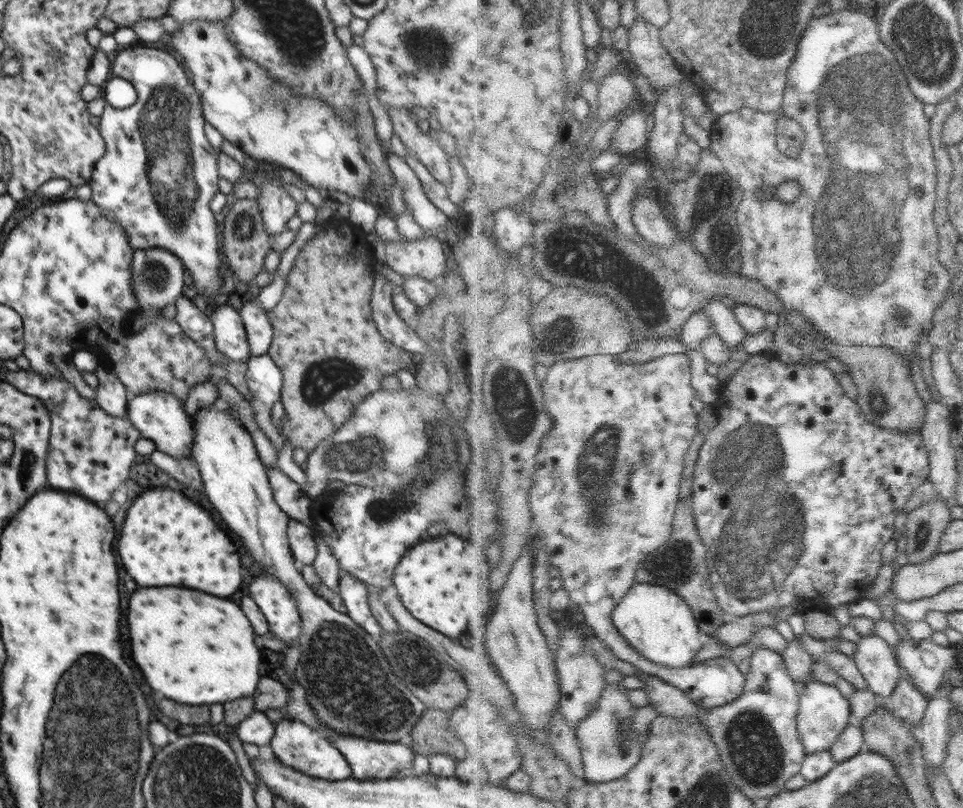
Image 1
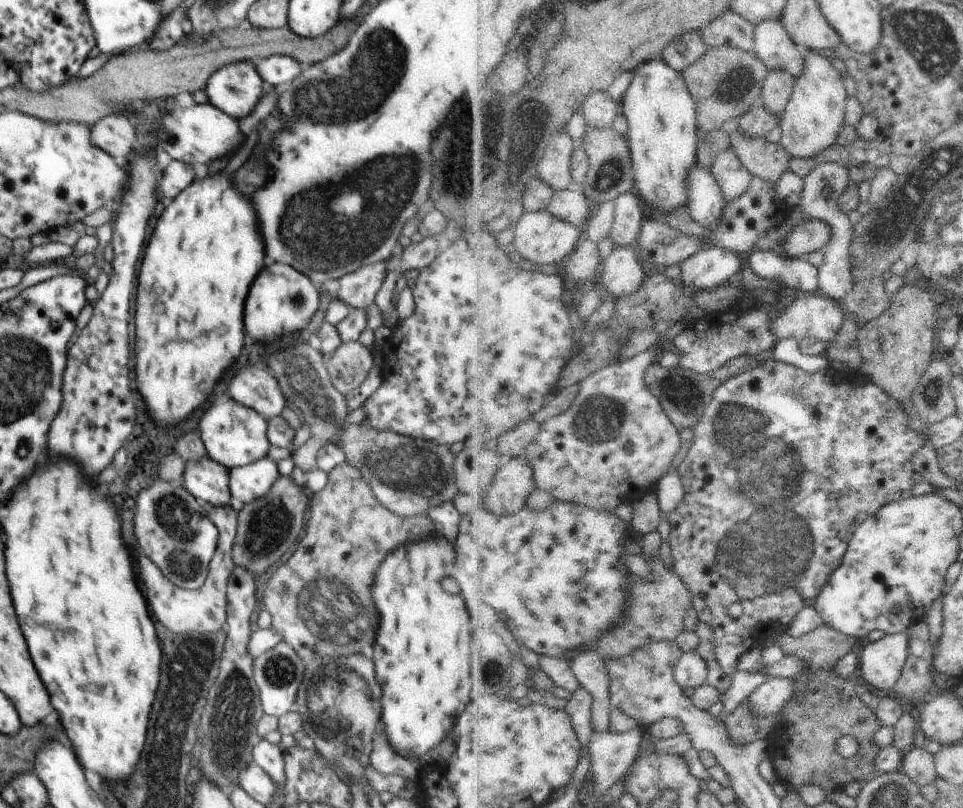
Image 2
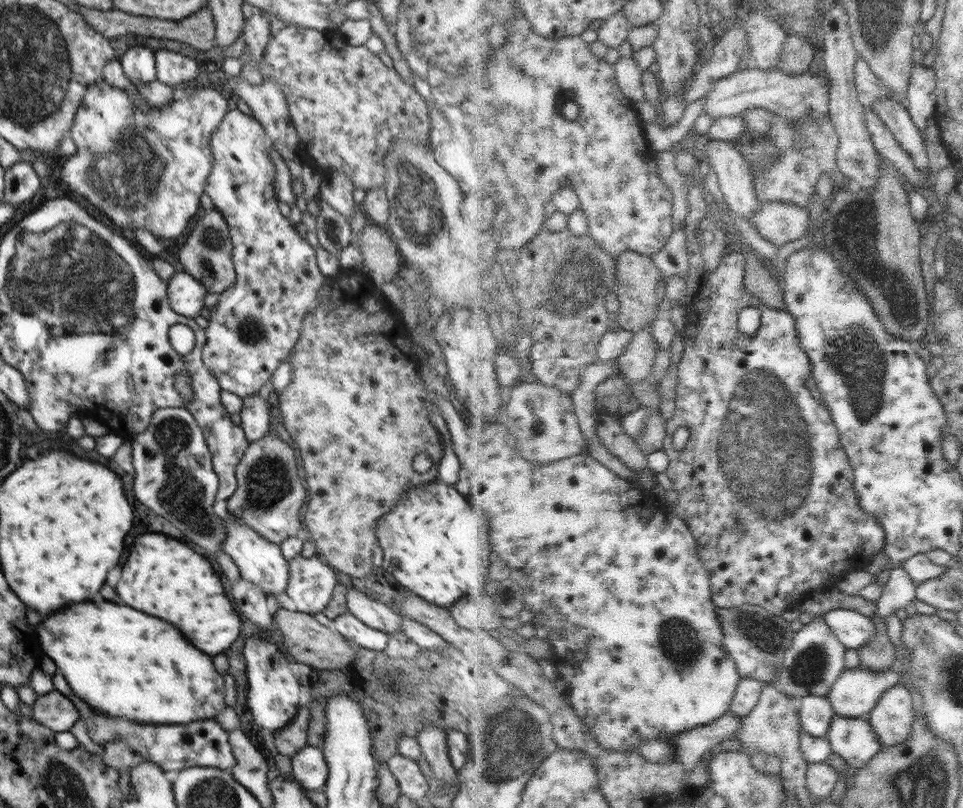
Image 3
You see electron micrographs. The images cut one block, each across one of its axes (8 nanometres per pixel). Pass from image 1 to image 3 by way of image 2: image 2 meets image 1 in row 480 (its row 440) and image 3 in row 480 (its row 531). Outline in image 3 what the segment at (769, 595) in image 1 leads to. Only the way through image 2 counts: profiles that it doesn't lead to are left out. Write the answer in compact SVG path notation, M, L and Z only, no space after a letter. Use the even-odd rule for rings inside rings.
M742 250L738 252L731 252L726 255L722 262L720 263L720 267L716 271L708 271L708 275L706 277L707 282L702 286L702 292L700 292L699 296L696 297L694 304L690 306L689 311L689 323L686 329L683 332L685 336L685 354L682 362L679 366L679 386L678 386L678 395L677 395L677 414L674 416L674 419L667 424L668 428L668 439L665 443L664 451L669 455L671 460L671 464L669 466L668 471L666 474L671 478L671 481L674 483L674 488L679 492L679 497L677 502L672 507L670 506L669 509L674 510L678 513L684 520L687 520L689 525L693 528L695 532L695 538L699 543L699 556L702 557L704 560L704 564L708 570L712 572L712 596L714 596L714 602L716 602L718 607L742 607L748 603L750 604L757 604L763 607L768 608L774 612L774 614L781 615L785 610L797 609L798 606L804 602L804 600L809 599L813 596L815 592L829 590L831 587L839 584L844 578L846 574L850 571L859 571L868 568L870 564L872 564L872 560L874 560L874 556L880 553L885 553L887 550L887 543L889 540L888 531L886 531L886 527L884 527L884 523L882 523L882 519L876 515L872 515L872 513L868 513L864 507L862 507L862 497L858 494L857 487L857 475L855 472L855 467L852 465L850 460L850 455L848 455L847 448L843 444L843 439L839 430L839 424L836 423L831 410L828 407L822 406L814 396L812 396L812 390L808 388L808 378L813 376L814 371L814 364L812 364L812 357L808 354L808 351L804 349L804 345L802 345L802 337L800 337L800 329L798 329L798 319L796 319L796 315L792 314L789 310L778 310L778 308L770 308L765 310L764 315L762 316L762 323L758 331L753 334L747 334L746 332L742 332L740 330L740 314L746 310L746 308L750 308L750 306L754 306L757 302L754 299L754 295L751 293L749 288L747 287L747 266L748 266L748 257L746 257L746 253L742 252ZM688 427L689 431L691 432L690 440L686 445L686 448L683 450L676 450L674 448L674 434L678 432L678 428Z

